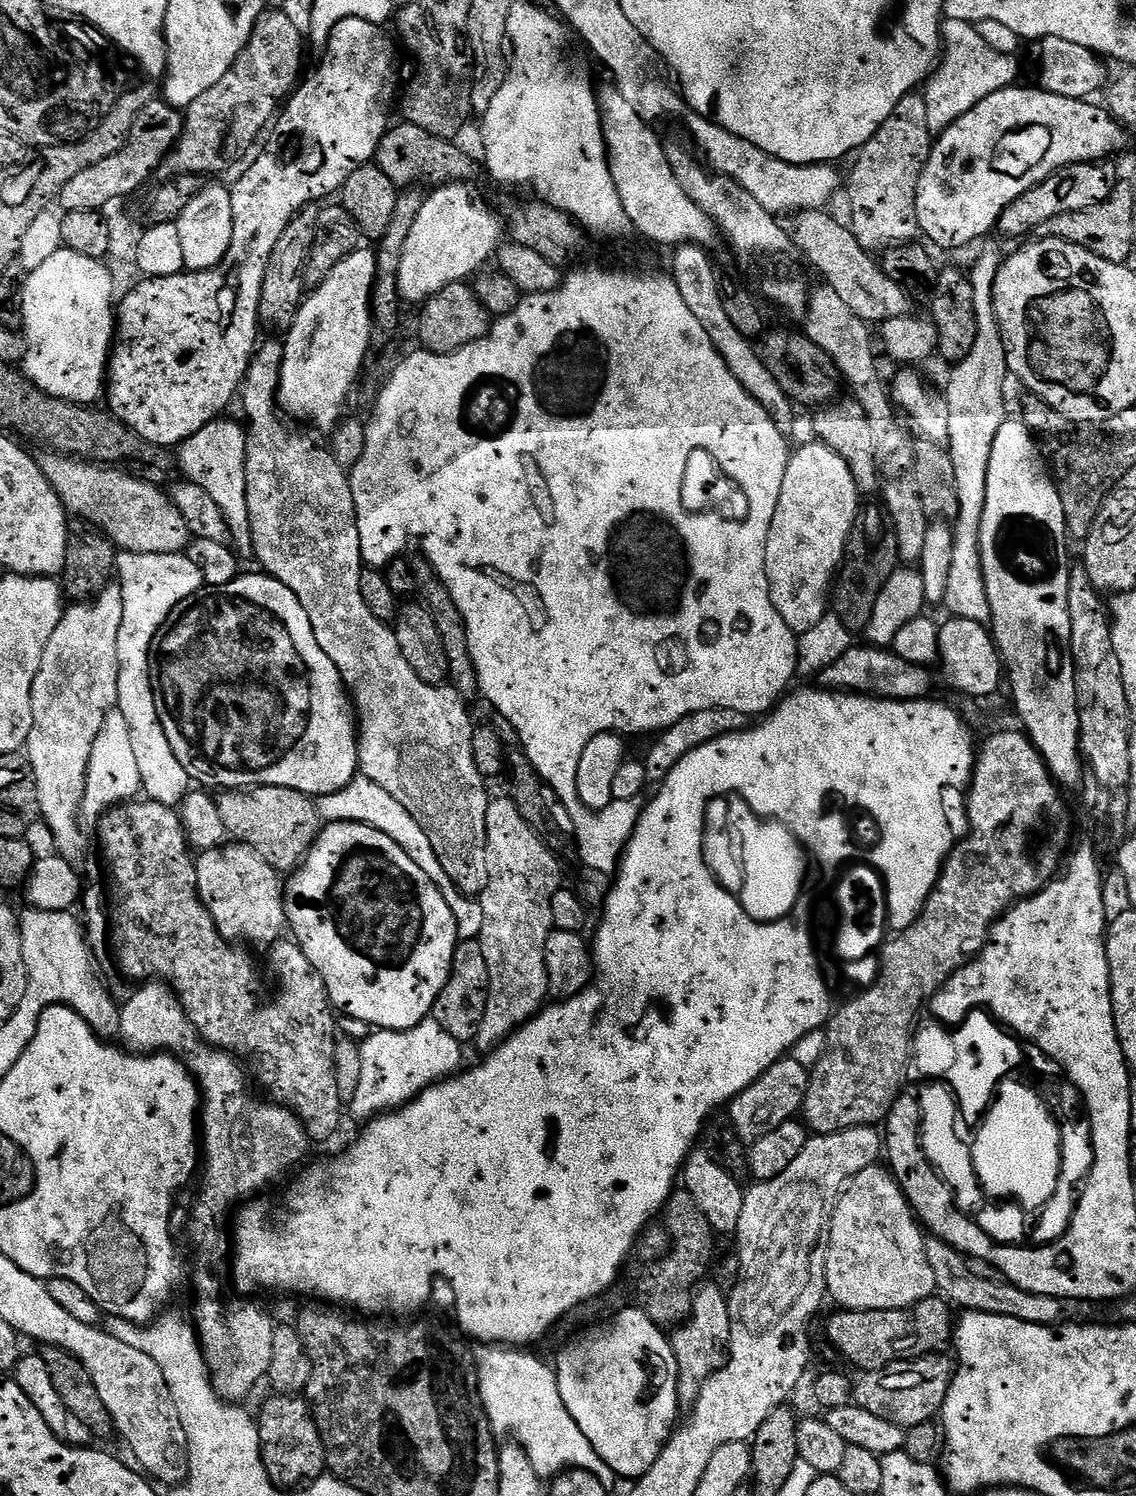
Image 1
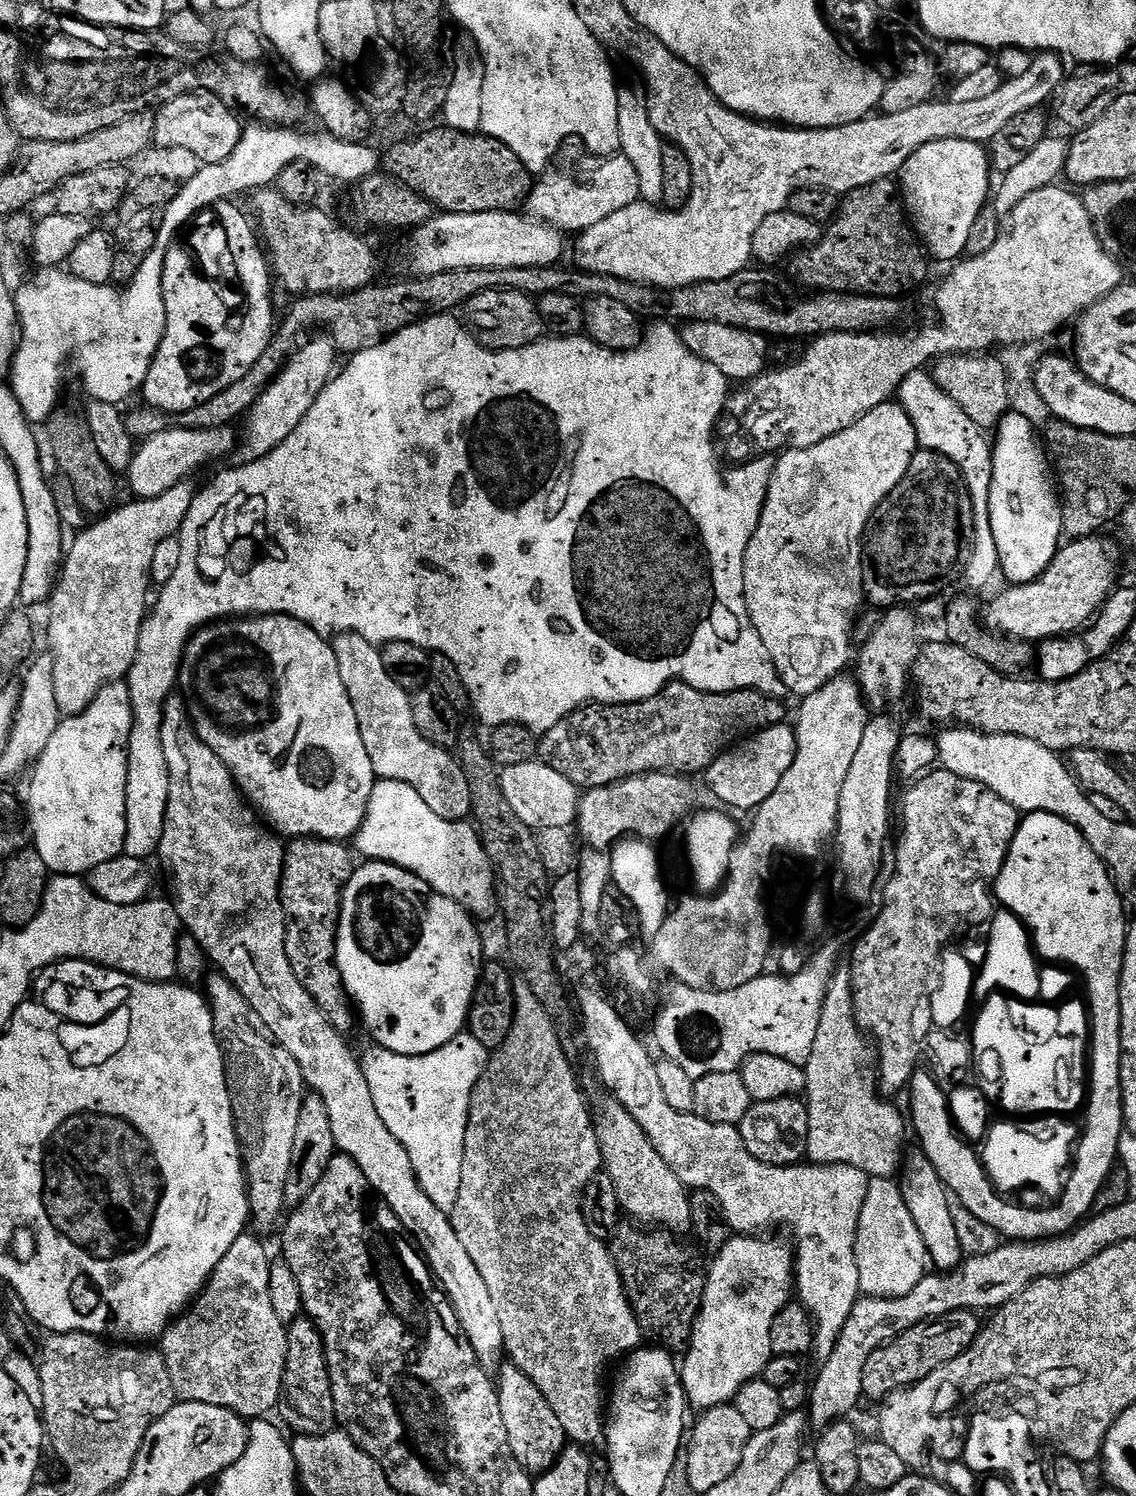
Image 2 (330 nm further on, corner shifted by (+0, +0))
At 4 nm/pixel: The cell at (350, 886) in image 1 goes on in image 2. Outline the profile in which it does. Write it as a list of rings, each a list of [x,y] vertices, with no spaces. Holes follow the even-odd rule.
[[[384,860],[364,862],[364,865],[353,871],[348,879],[348,885],[344,887],[344,897],[340,907],[340,925],[336,928],[336,965],[342,974],[342,982],[347,990],[351,1003],[358,1013],[358,1020],[364,1023],[364,1028],[373,1036],[379,1047],[390,1050],[394,1054],[403,1056],[421,1056],[430,1054],[442,1046],[446,1046],[458,1035],[465,1031],[468,1022],[468,1011],[472,1005],[472,999],[476,993],[476,983],[480,980],[480,969],[485,963],[484,944],[480,941],[480,932],[476,929],[477,921],[468,915],[468,911],[458,906],[450,898],[434,892],[422,878],[418,878],[413,872],[399,868],[396,864],[388,864]]]

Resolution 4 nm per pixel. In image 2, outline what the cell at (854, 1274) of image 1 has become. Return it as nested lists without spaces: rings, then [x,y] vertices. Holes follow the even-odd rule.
[[[872,1178],[868,1181],[866,1202],[862,1206],[862,1218],[858,1218],[858,1234],[856,1235],[856,1261],[858,1262],[858,1282],[864,1296],[878,1298],[898,1298],[910,1294],[922,1278],[929,1275],[930,1261],[926,1242],[922,1242],[922,1234],[918,1234],[918,1226],[914,1226],[914,1218],[910,1218],[910,1210],[906,1210],[906,1198],[902,1198],[899,1183],[892,1178]]]

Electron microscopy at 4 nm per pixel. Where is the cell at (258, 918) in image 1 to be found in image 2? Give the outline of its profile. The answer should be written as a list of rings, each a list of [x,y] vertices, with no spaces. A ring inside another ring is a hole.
[[[222,974],[215,975],[209,975],[207,977],[206,989],[208,988],[208,992],[206,991],[206,999],[208,1001],[208,1007],[212,1010],[212,1021],[214,1022],[216,1036],[220,1040],[220,1047],[224,1049],[224,1062],[228,1070],[228,1092],[232,1096],[232,1113],[236,1119],[236,1135],[240,1137],[240,1151],[244,1161],[244,1177],[248,1179],[248,1210],[251,1219],[255,1223],[257,1220],[260,1224],[272,1224],[276,1219],[279,1221],[286,1212],[284,1191],[286,1190],[286,1177],[290,1174],[290,1154],[294,1150],[294,1129],[298,1127],[298,1114],[302,1114],[302,1102],[306,1095],[304,1075],[298,1066],[298,1062],[294,1062],[290,1050],[286,1050],[276,1041],[276,1037],[272,1035],[272,1031],[266,1026],[266,1022],[262,1022],[262,1018],[254,1010],[254,1006],[250,1006],[248,999],[225,976]]]

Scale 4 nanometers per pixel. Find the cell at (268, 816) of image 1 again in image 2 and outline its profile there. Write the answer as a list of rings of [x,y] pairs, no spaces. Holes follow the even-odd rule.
[[[302,836],[293,839],[287,845],[284,854],[284,871],[280,874],[280,904],[284,907],[284,941],[286,942],[286,958],[290,958],[290,966],[294,970],[298,982],[314,998],[318,1010],[326,1014],[326,1018],[342,1034],[348,1034],[354,1024],[354,1008],[344,988],[342,974],[336,965],[336,928],[340,925],[340,907],[344,897],[344,887],[352,877],[354,863],[353,853],[348,853],[349,845],[338,840],[320,840],[317,836]]]

